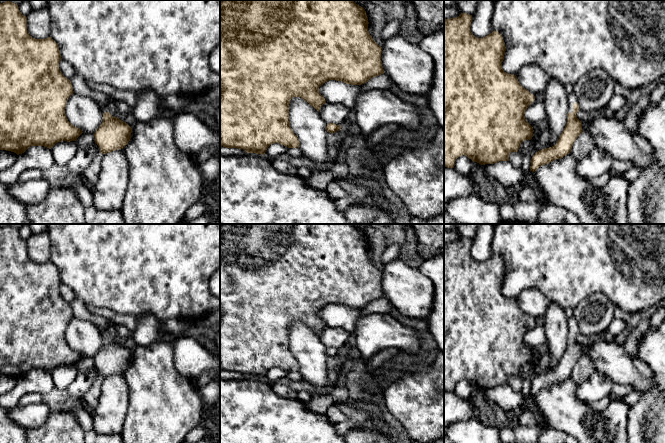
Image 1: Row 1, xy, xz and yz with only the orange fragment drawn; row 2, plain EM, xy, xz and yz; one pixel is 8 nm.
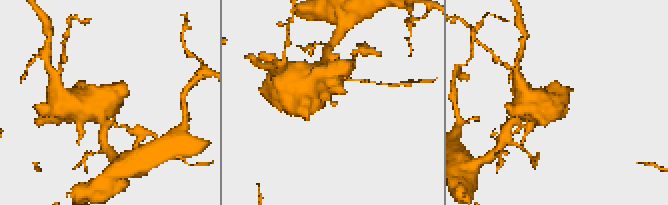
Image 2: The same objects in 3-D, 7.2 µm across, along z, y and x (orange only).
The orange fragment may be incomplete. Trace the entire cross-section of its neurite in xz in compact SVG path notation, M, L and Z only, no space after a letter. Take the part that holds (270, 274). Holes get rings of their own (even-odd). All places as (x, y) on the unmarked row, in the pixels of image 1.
M220 224L220 370L262 379L274 367L288 372L299 372L299 363L291 353L289 345L289 328L293 321L301 321L319 336L321 330L326 327L319 317L319 311L325 306L336 304L362 309L371 302L384 298L382 271L369 258L368 248L365 233L353 224Z

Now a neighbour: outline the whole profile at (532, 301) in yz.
M526 288L517 299L521 310L533 319L543 317L549 302L545 294L537 288Z

